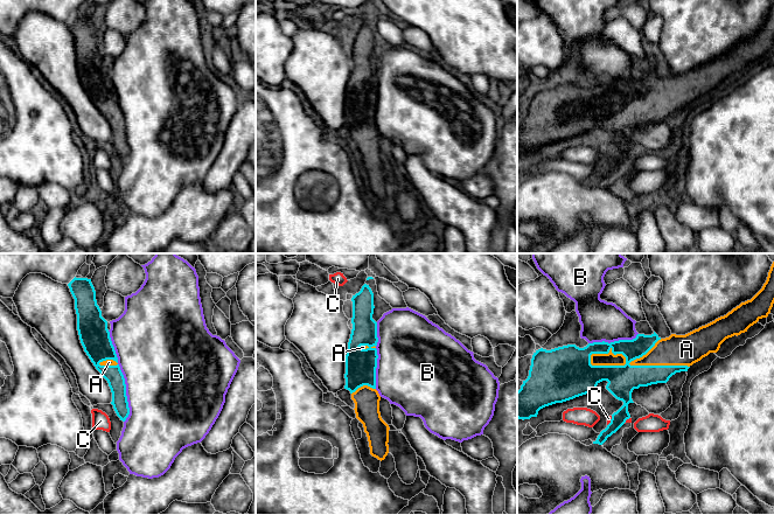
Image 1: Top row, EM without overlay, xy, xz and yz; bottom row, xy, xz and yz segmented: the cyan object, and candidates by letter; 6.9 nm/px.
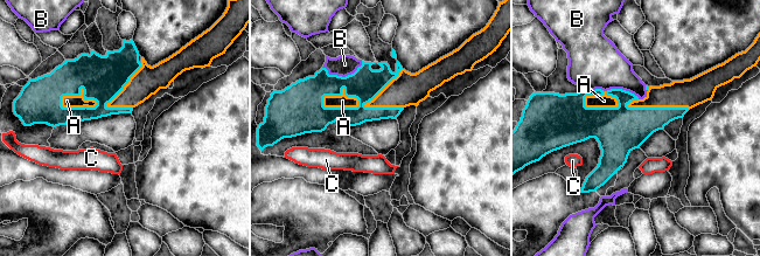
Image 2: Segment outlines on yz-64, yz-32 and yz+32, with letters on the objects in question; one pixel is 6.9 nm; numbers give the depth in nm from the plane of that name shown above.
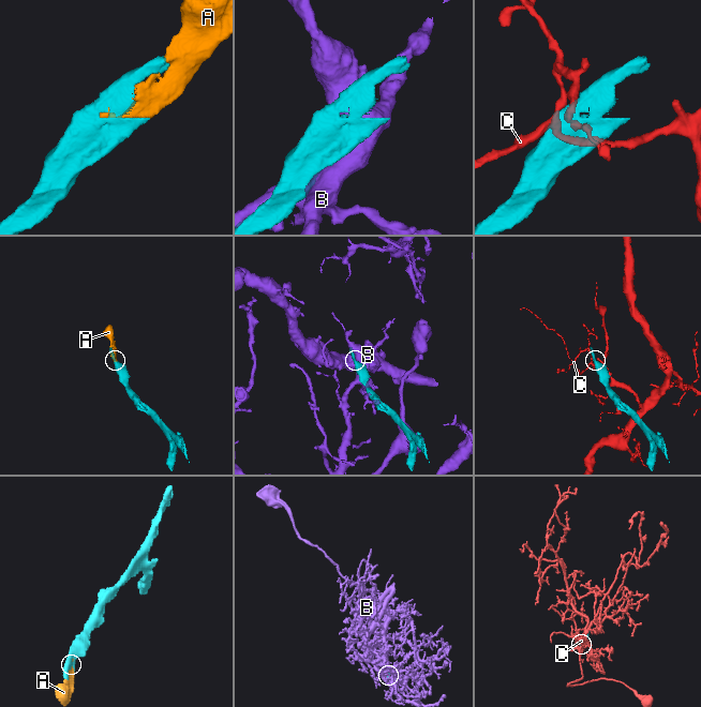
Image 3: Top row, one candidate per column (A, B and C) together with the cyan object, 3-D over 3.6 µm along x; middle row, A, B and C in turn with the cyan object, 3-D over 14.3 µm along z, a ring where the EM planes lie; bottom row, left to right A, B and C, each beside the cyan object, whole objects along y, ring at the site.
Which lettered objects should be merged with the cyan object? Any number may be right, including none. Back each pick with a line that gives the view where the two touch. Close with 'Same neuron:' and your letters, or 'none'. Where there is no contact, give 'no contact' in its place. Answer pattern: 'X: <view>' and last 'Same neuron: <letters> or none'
A: yz
Same neuron: A

